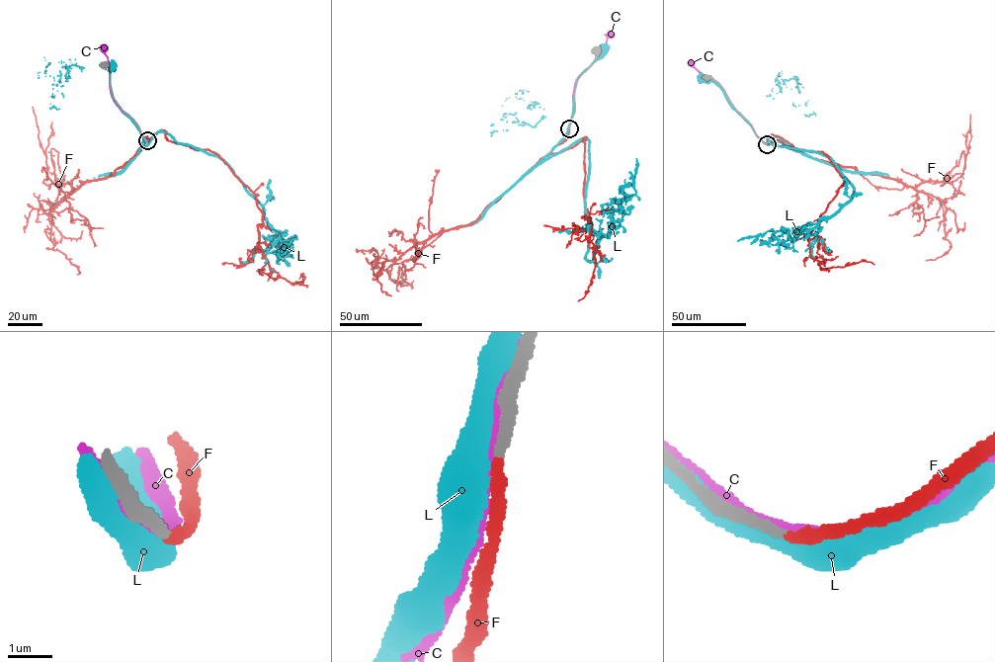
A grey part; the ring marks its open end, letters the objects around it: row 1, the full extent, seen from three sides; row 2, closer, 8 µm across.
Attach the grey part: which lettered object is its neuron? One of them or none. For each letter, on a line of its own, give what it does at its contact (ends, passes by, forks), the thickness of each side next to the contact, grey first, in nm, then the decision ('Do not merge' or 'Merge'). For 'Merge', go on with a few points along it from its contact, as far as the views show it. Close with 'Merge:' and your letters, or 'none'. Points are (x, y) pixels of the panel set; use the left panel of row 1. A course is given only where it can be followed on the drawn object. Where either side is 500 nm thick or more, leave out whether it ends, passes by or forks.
C: It passes by. Thickness 260 nm (grey) against 220 nm. Do not merge
F: It ends there. Thickness 220 nm (grey) against 240 nm. Merge. Its course: (147, 141), (165, 130), (168, 140), (220, 157), (256, 196), (269, 267), (291, 284), (298, 279)
L: It passes by. Thickness 220 nm (grey) against 480 nm. Do not merge
Merge: F

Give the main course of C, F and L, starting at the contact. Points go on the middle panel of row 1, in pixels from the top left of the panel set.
C: (569, 126), (576, 81), (601, 53), (609, 37)
F: (569, 127), (550, 152), (586, 136), (589, 247), (599, 238), (589, 219), (594, 271), (577, 300)
L: (569, 128), (577, 80), (604, 50)

